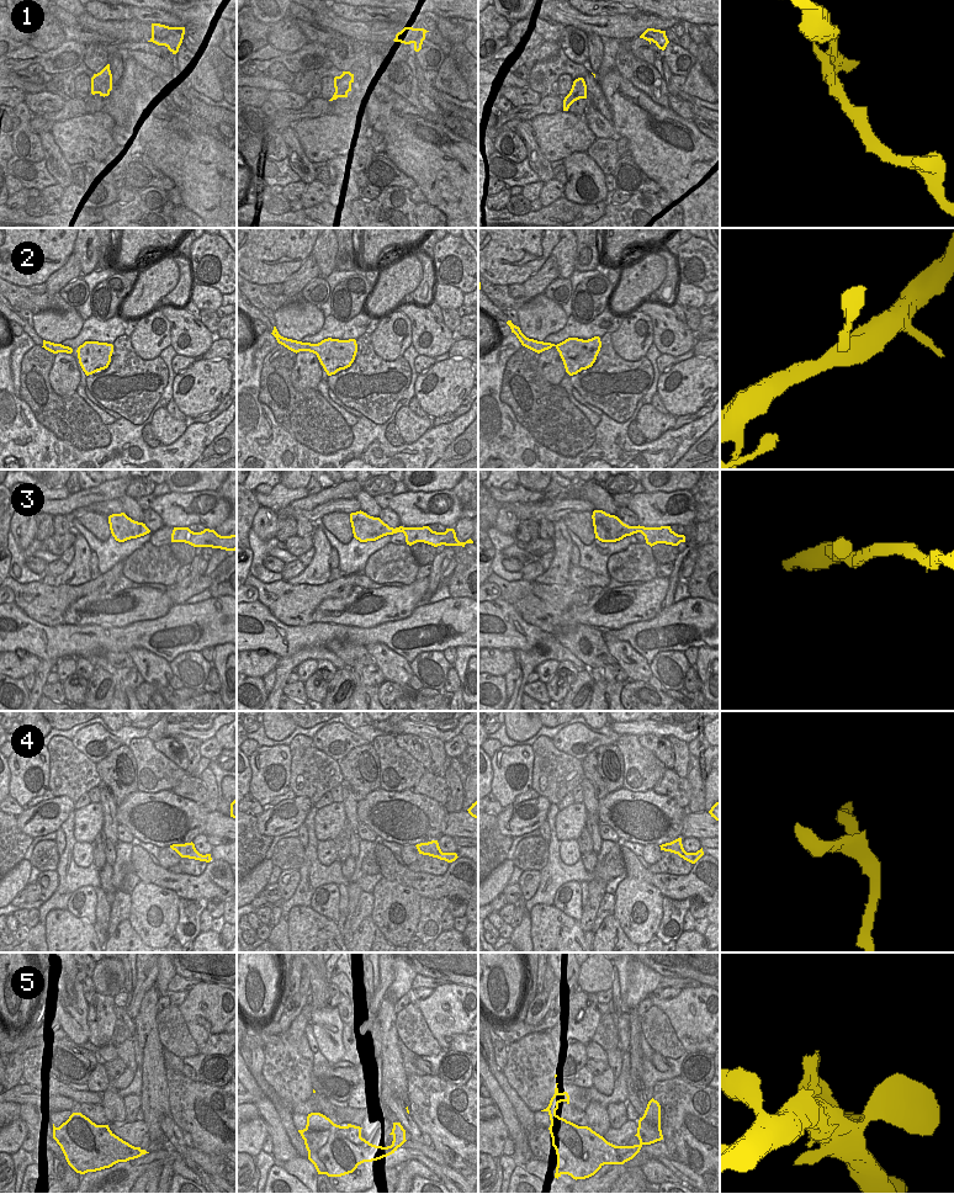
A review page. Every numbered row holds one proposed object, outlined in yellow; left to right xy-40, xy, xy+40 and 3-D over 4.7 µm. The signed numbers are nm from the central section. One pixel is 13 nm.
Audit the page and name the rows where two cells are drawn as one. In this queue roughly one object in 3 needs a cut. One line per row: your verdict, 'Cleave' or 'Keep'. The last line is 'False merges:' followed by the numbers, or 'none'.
1: Cleave
2: Keep
3: Keep
4: Keep
5: Cleave
False merges: 1, 5.

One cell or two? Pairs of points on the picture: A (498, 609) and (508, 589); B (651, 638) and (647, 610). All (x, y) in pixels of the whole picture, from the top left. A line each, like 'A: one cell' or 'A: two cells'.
A: two cells
B: two cells

